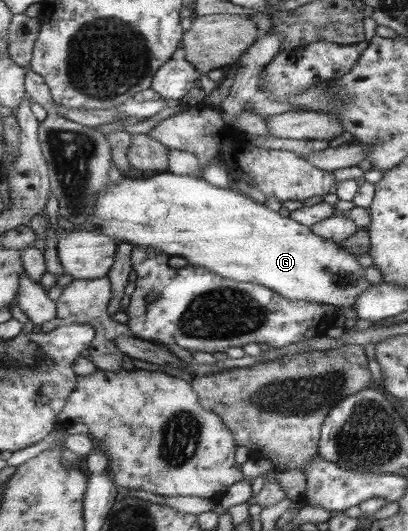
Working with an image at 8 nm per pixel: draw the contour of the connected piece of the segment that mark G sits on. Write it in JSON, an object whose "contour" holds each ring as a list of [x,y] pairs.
{"contour":[[[162,171],[156,172],[153,176],[144,179],[122,178],[119,181],[119,184],[112,184],[99,193],[95,207],[93,207],[93,215],[89,217],[89,221],[87,222],[96,223],[100,227],[99,232],[113,237],[114,241],[117,241],[118,244],[120,241],[128,241],[128,243],[132,243],[134,247],[142,246],[146,247],[146,249],[164,251],[164,253],[170,257],[186,257],[190,265],[204,267],[204,269],[216,273],[216,275],[224,277],[224,279],[264,285],[264,287],[272,289],[274,292],[290,299],[290,301],[314,301],[318,304],[322,303],[334,305],[338,308],[342,306],[344,308],[353,309],[356,298],[372,288],[373,285],[368,279],[366,279],[366,275],[364,275],[364,267],[360,265],[358,255],[354,255],[352,251],[344,249],[342,245],[338,245],[338,243],[334,243],[334,241],[326,240],[325,237],[314,233],[314,230],[310,226],[302,225],[302,222],[294,221],[294,218],[291,218],[290,216],[284,217],[284,215],[280,215],[277,211],[268,209],[263,203],[258,203],[256,200],[240,194],[240,192],[230,190],[230,188],[226,189],[222,186],[212,185],[210,182],[204,181],[197,175],[185,176],[170,171]]]}

